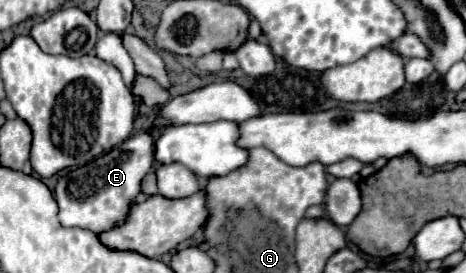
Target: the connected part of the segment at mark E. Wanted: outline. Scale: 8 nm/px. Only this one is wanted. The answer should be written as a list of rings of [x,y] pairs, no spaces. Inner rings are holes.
[[[140,129],[136,135],[100,155],[92,163],[72,169],[62,175],[54,187],[54,199],[58,203],[58,219],[64,227],[90,229],[94,233],[122,223],[130,209],[130,199],[140,193],[140,181],[154,163],[154,137],[152,131]]]

